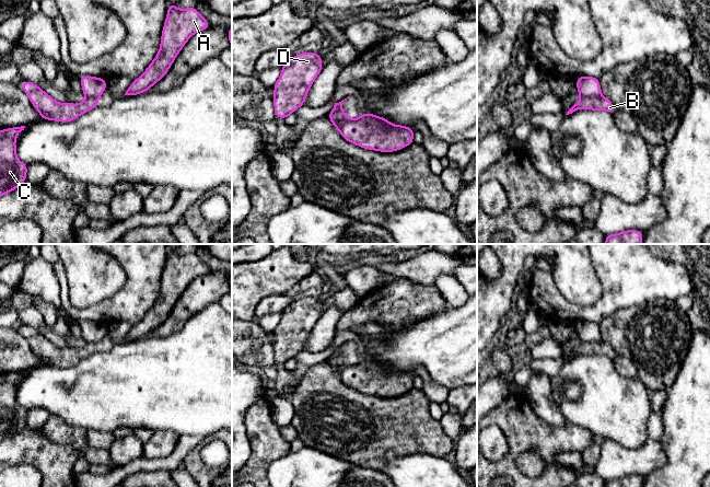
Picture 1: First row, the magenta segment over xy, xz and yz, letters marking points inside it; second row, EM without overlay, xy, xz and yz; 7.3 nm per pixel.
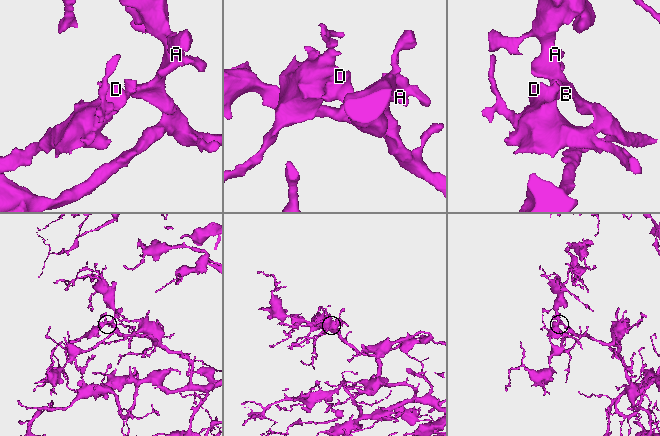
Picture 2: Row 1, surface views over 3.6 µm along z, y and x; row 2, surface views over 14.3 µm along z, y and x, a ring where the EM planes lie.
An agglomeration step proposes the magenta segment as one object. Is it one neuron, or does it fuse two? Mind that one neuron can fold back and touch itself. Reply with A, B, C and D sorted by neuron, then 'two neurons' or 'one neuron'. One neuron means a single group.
A / B C D; two neurons

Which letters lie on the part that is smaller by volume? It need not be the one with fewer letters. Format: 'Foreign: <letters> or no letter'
Foreign: B, C, D

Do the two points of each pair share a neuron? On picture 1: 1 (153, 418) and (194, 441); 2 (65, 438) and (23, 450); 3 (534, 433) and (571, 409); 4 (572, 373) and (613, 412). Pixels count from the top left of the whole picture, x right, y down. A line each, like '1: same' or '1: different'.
1: different
2: different
3: different
4: same

